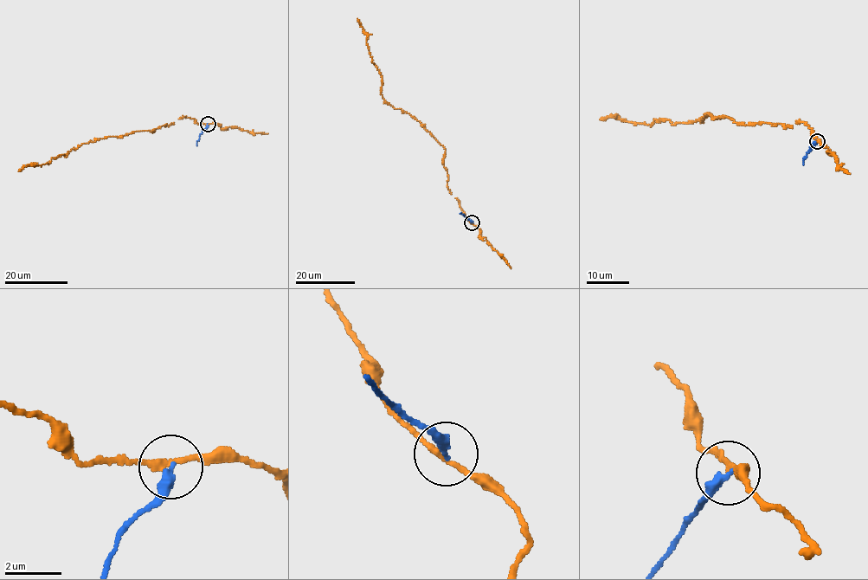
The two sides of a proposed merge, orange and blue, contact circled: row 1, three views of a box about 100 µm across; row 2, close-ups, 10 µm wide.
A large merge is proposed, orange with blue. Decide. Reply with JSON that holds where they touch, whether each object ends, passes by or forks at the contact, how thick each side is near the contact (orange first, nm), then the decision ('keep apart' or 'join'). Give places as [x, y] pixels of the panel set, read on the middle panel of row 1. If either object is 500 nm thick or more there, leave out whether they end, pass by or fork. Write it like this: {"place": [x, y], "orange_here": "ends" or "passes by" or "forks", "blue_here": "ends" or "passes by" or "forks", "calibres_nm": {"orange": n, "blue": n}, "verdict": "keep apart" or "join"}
{"place": [472, 222], "orange_here": "passes by", "blue_here": "ends", "calibres_nm": {"orange": 190, "blue": 320}, "verdict": "keep apart"}

